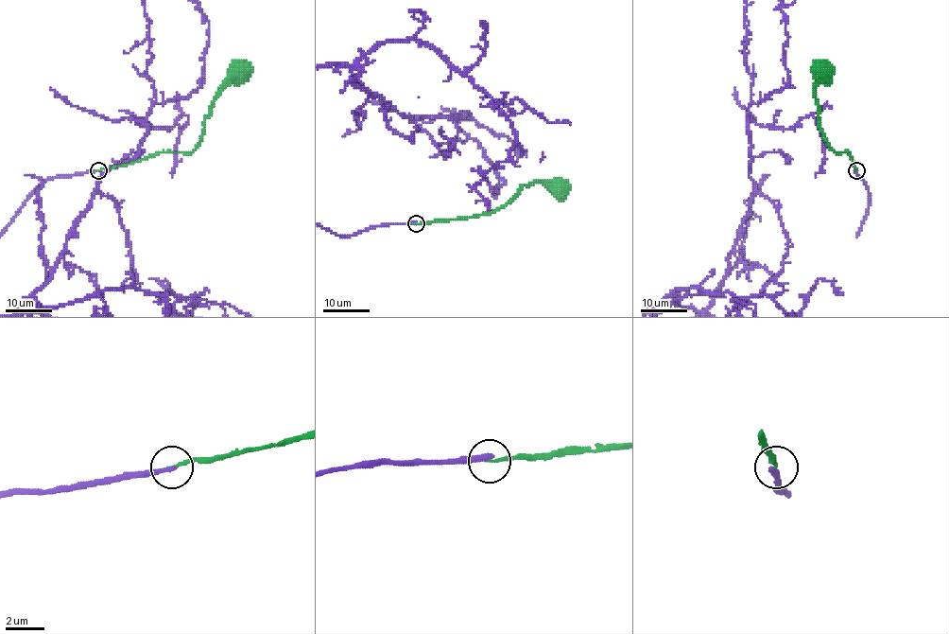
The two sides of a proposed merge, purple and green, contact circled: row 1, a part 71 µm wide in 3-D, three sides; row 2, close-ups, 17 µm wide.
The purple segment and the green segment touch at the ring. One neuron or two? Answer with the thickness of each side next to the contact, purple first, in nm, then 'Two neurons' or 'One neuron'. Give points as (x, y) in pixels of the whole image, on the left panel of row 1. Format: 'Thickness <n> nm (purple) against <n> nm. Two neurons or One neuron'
Thickness 280 nm (purple) against 150 nm. One neuron

